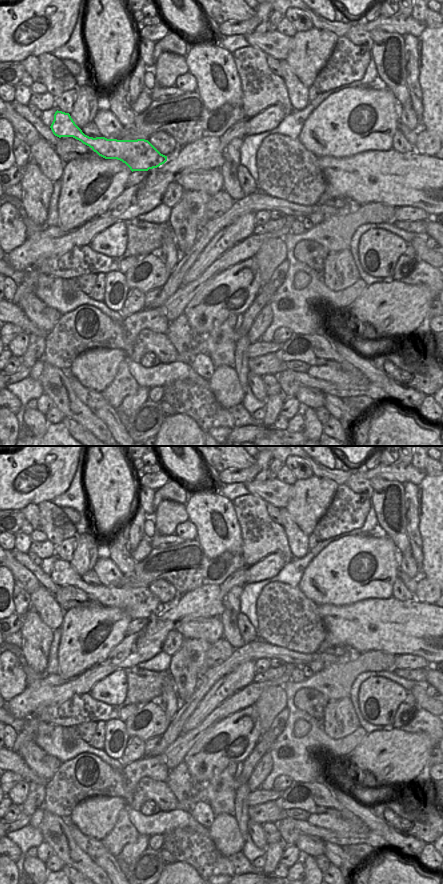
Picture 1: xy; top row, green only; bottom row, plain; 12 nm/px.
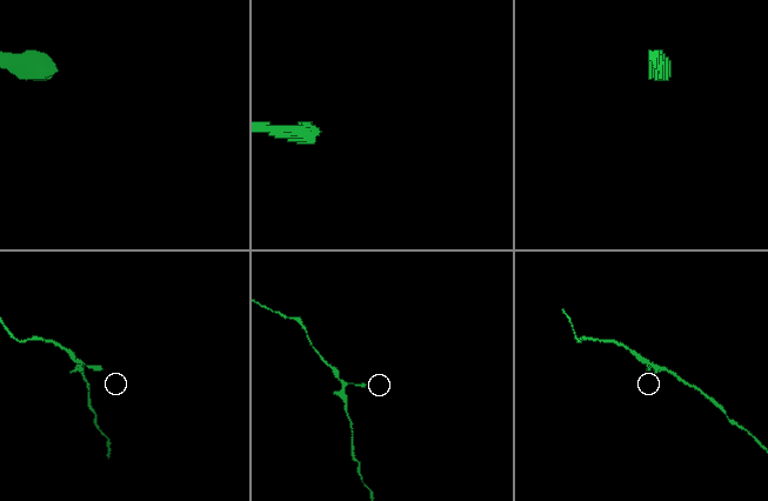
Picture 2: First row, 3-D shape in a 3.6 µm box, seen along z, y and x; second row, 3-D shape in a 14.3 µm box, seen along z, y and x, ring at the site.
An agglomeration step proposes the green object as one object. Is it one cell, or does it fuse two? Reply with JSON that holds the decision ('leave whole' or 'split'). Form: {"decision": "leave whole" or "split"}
{"decision": "leave whole"}

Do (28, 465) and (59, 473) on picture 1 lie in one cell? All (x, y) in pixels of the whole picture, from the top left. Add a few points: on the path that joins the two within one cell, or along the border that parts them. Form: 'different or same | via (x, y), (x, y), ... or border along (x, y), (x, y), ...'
same | via (36, 460), (38, 462), (46, 462), (51, 467)

